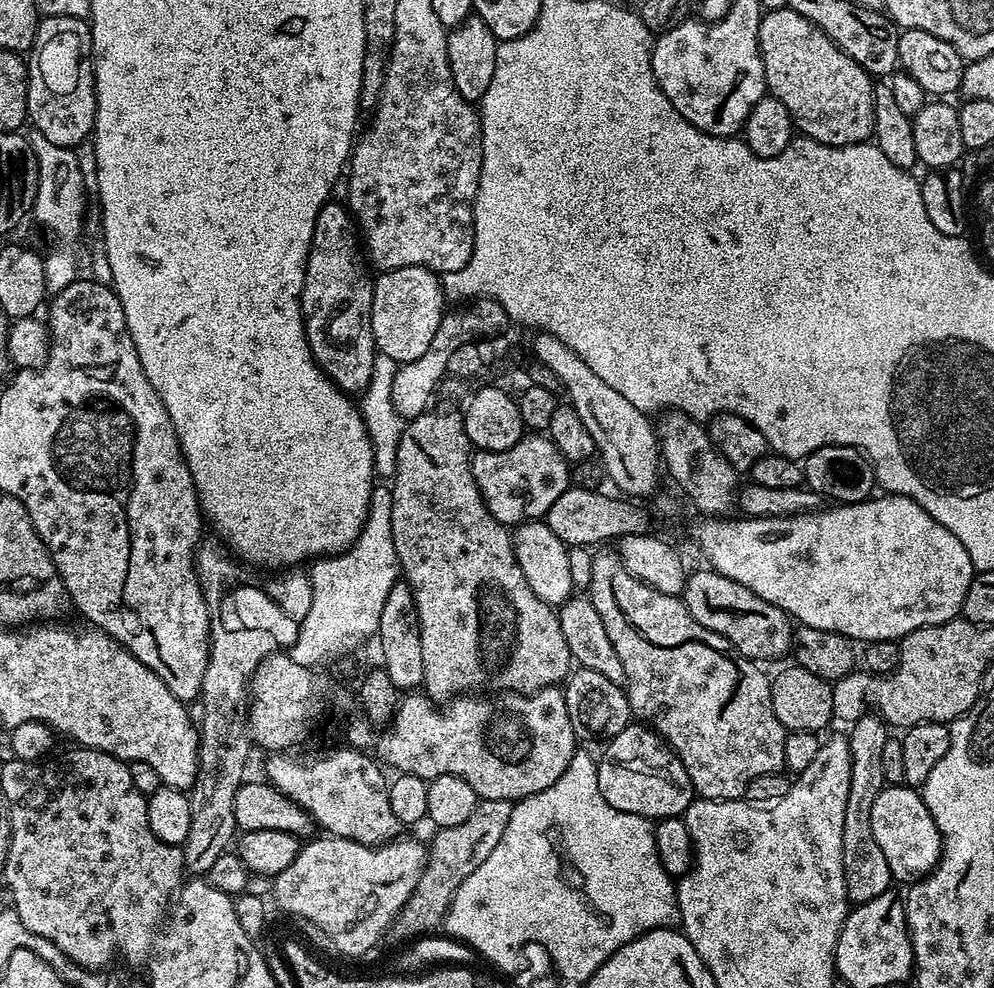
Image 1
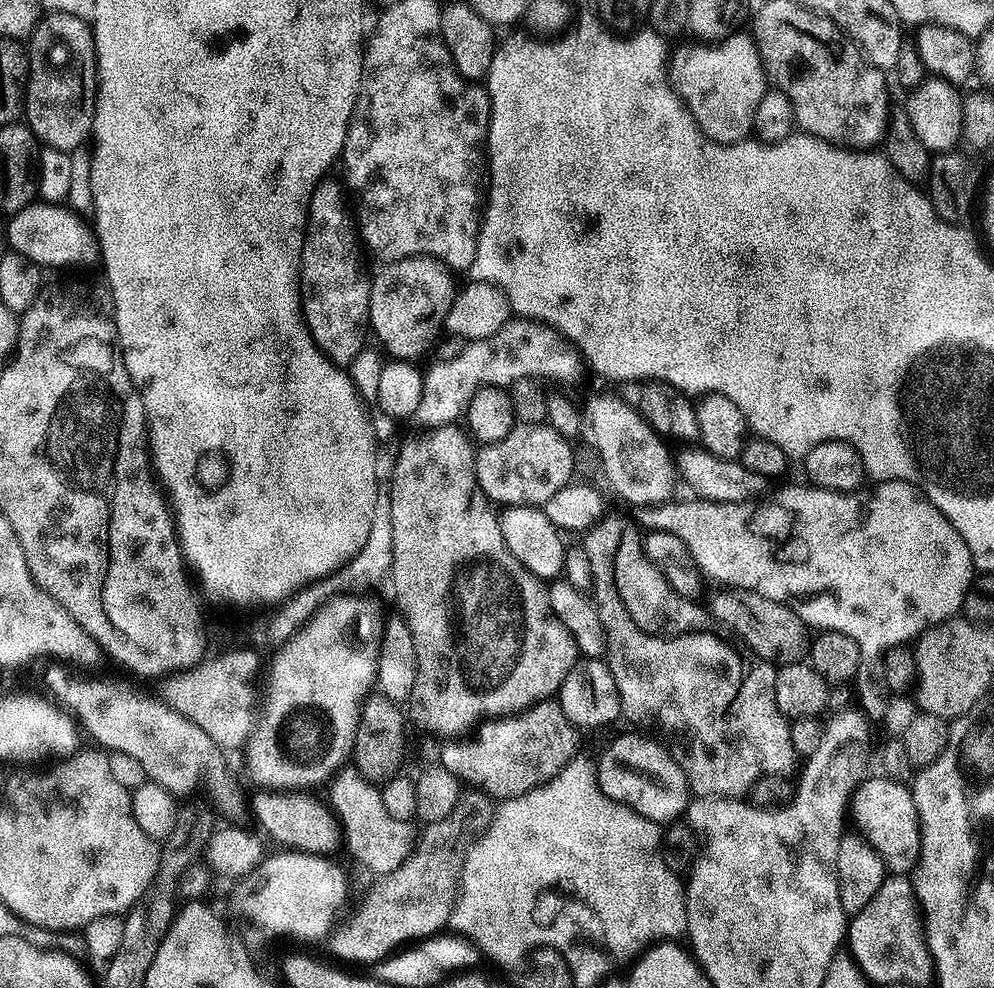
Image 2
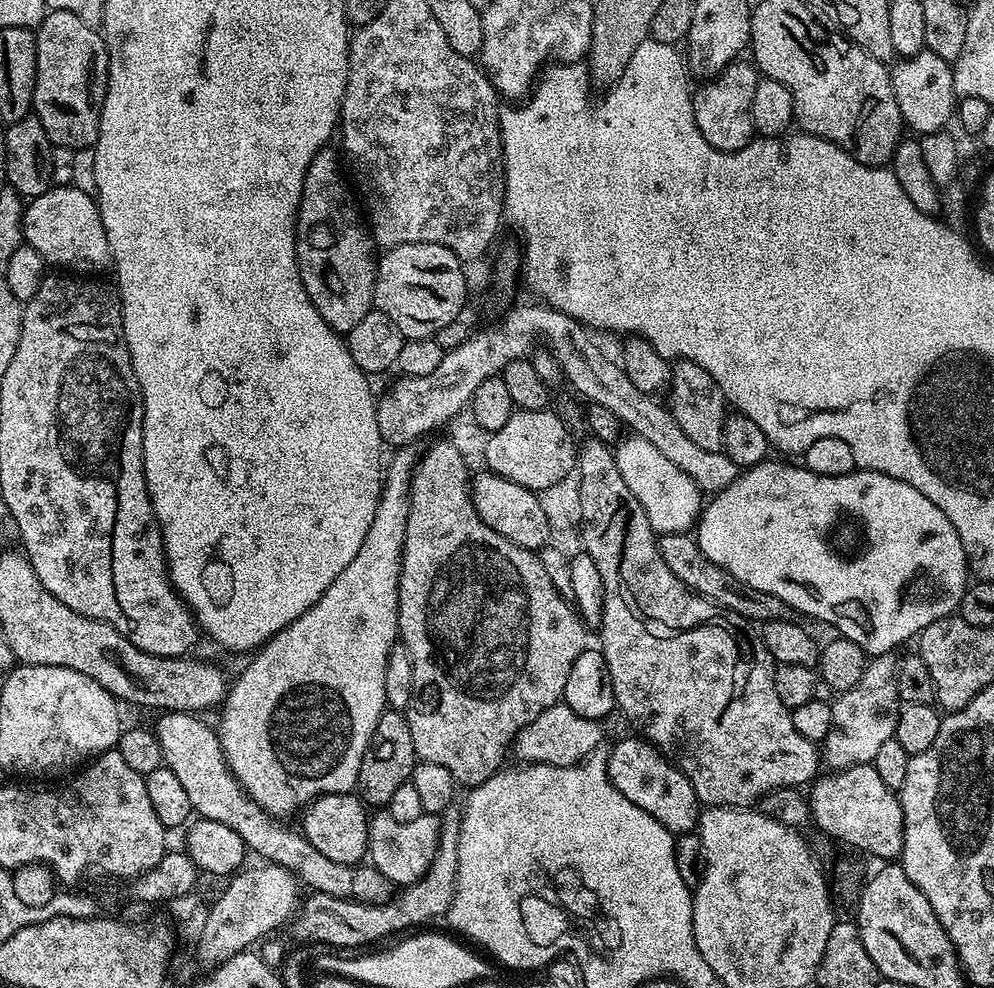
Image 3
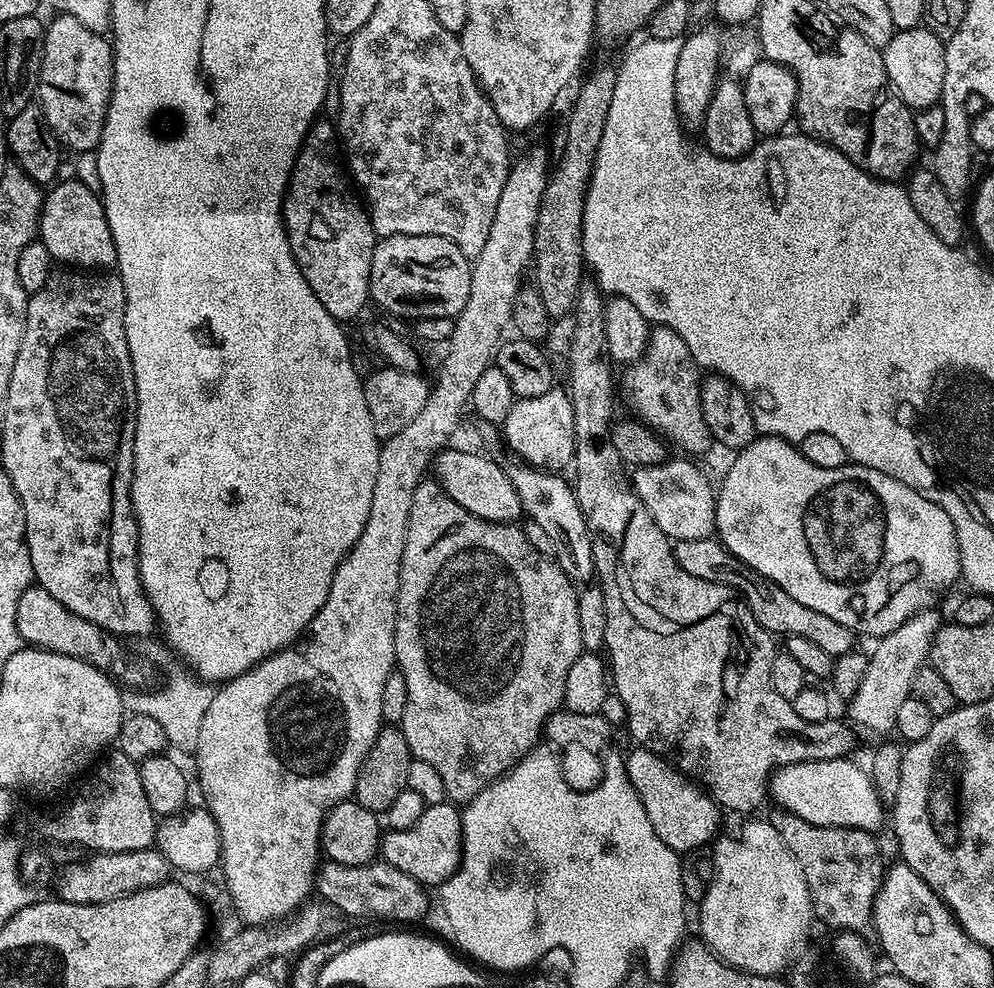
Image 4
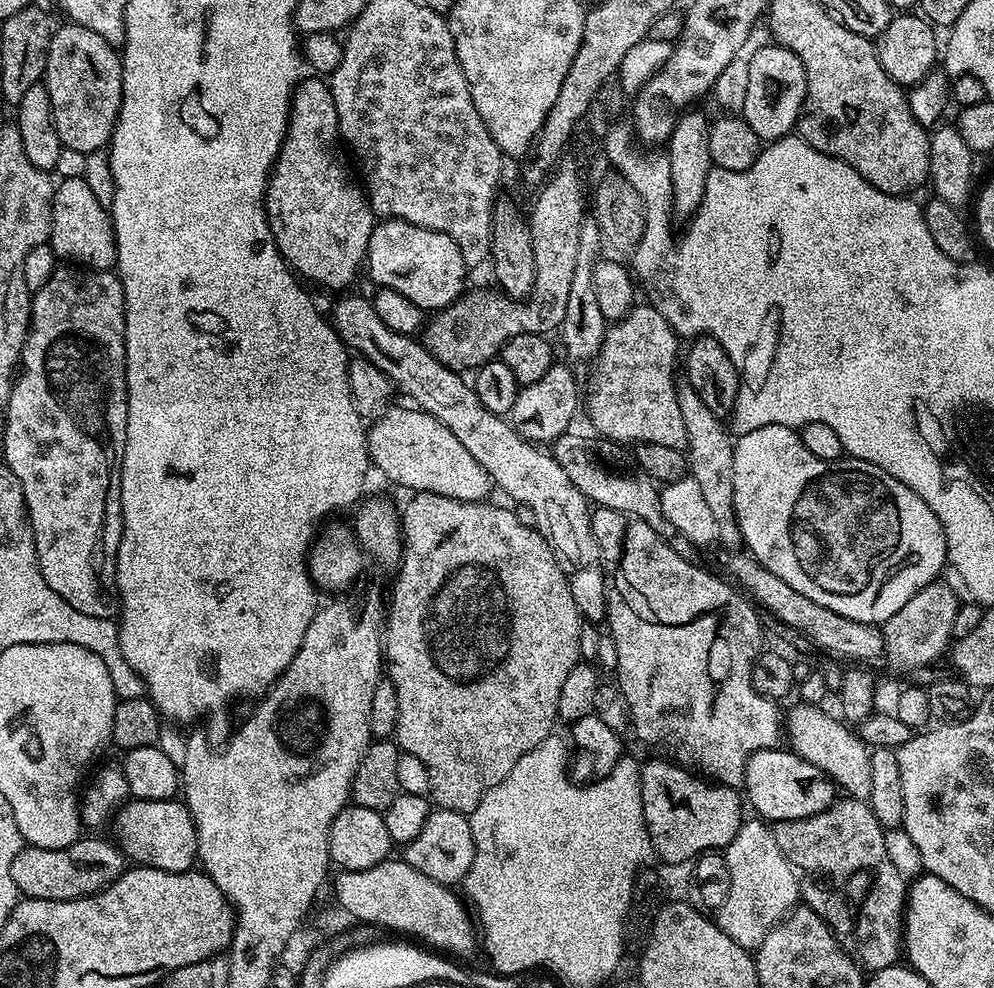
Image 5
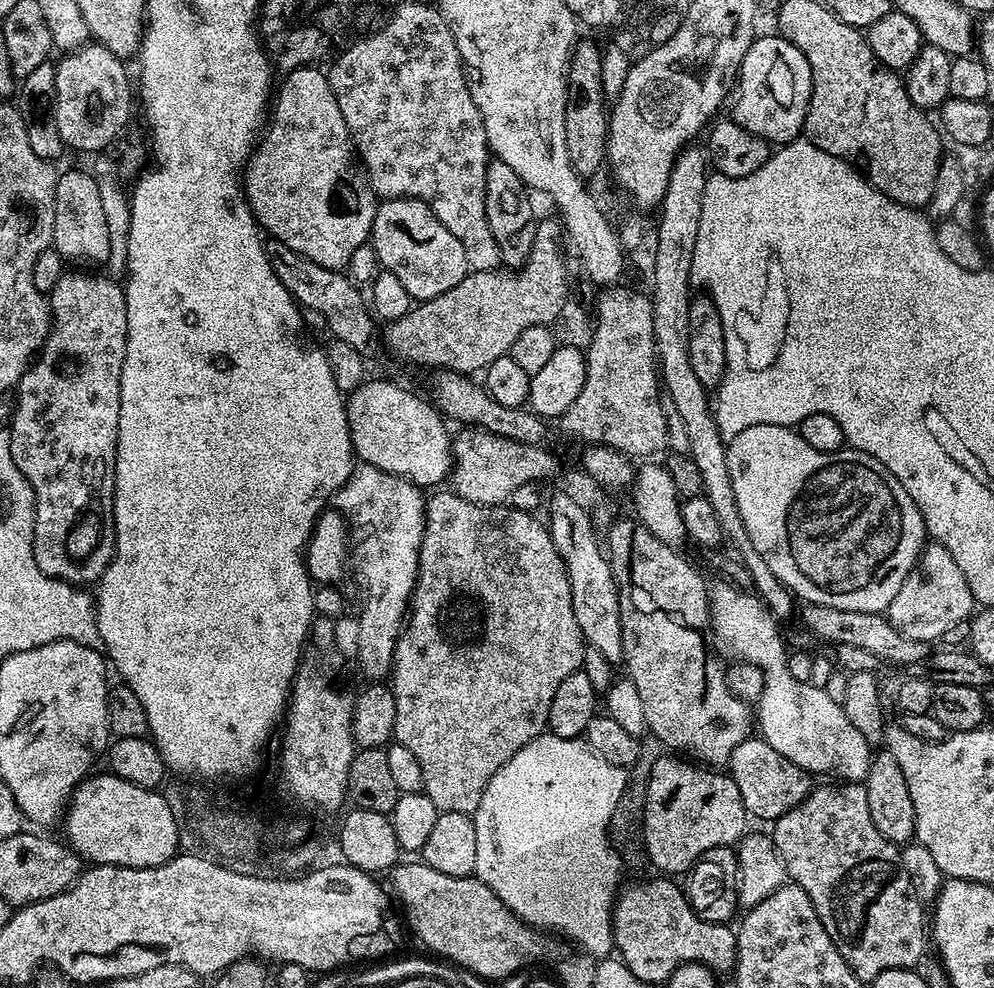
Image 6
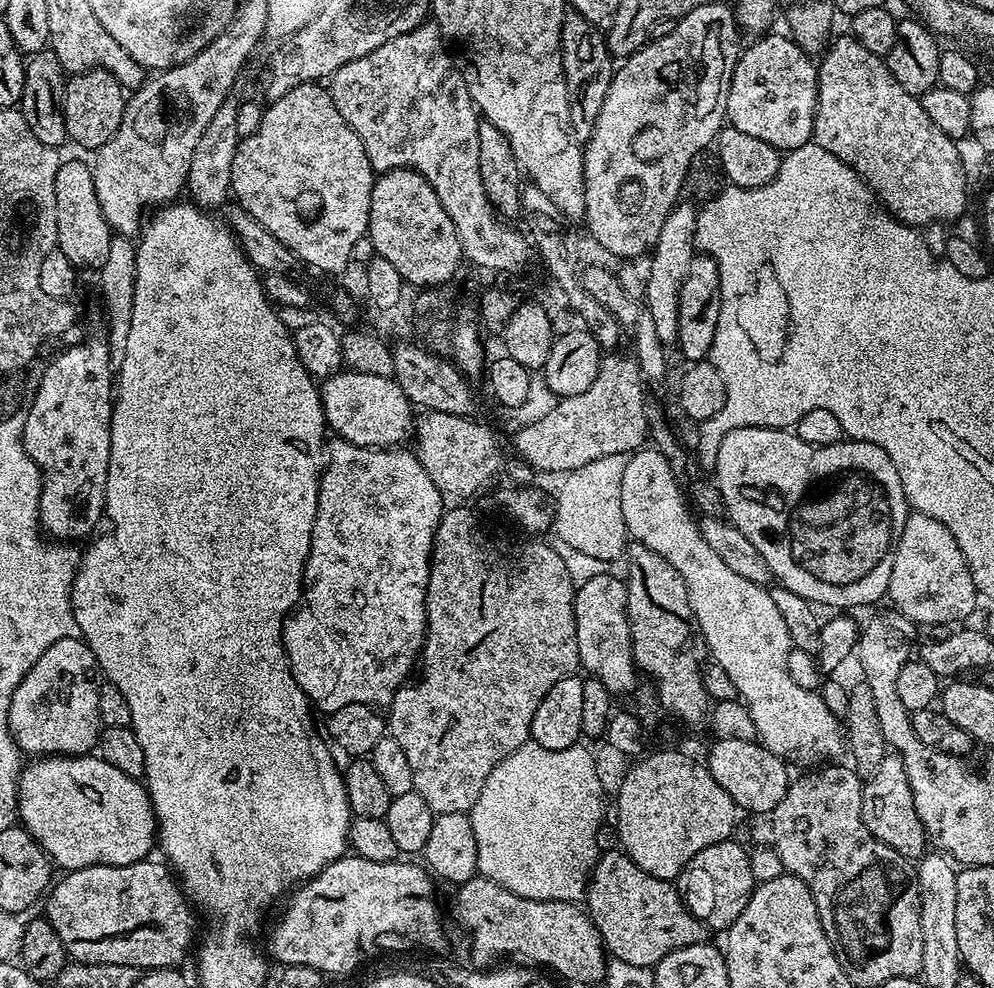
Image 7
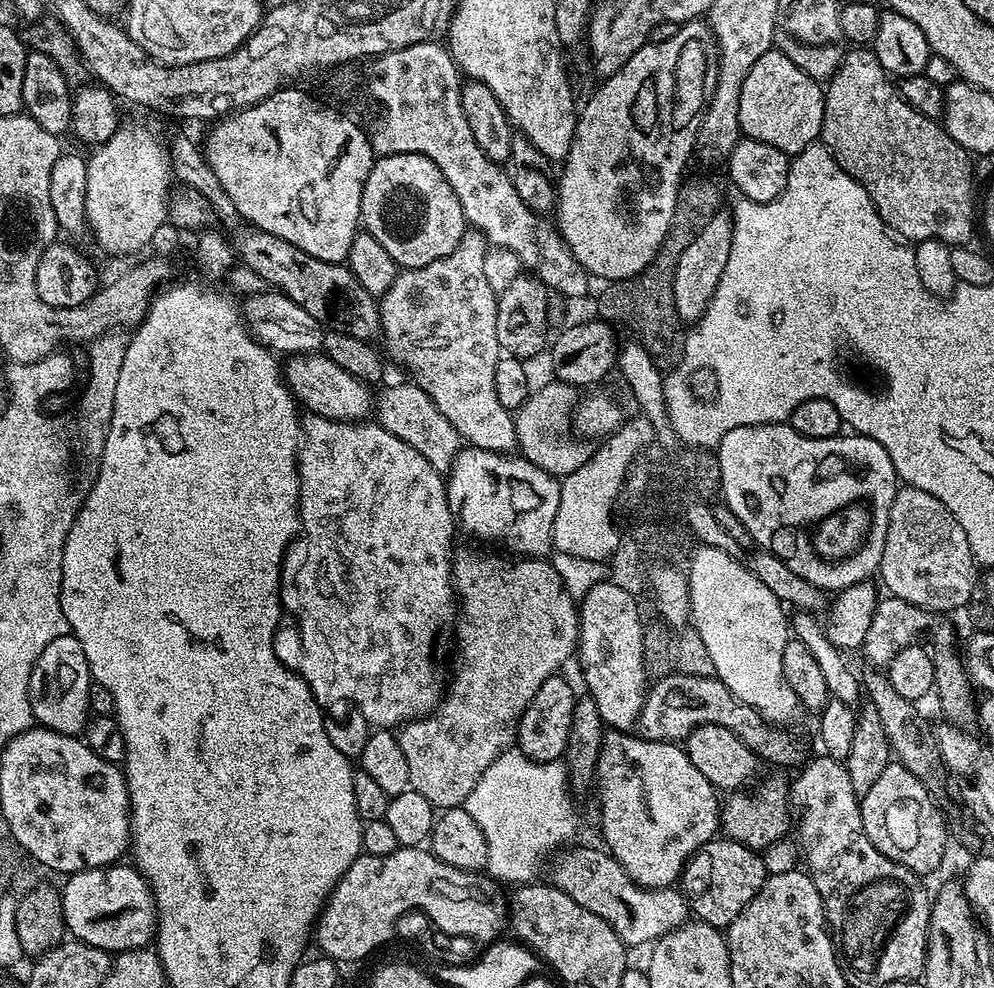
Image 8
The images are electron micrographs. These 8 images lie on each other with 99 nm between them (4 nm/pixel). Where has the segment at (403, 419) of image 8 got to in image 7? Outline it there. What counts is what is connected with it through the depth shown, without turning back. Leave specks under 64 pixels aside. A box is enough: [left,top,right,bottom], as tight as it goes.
[414,411,502,498]

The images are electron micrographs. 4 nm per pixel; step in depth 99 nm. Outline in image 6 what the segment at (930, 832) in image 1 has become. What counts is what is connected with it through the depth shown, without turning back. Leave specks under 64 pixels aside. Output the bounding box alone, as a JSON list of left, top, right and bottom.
[726,738,814,822]

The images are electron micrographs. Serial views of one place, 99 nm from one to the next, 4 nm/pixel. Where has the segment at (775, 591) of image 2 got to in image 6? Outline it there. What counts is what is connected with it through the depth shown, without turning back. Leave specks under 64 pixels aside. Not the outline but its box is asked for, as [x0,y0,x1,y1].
[726,424,926,613]

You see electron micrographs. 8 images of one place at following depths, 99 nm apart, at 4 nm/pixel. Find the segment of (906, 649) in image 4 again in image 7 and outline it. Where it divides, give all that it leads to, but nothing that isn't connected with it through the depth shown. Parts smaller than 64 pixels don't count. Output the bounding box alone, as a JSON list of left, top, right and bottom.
[887,511,978,626]

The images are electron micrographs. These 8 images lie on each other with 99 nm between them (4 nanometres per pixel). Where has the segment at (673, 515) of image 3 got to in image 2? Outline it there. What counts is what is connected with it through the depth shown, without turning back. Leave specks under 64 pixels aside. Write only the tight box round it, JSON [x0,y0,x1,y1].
[586,396,678,506]

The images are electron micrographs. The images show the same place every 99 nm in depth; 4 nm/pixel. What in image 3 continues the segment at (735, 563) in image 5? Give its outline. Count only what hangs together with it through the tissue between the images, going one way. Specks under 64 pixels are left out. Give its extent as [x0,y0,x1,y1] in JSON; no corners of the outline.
[658,532,793,622]

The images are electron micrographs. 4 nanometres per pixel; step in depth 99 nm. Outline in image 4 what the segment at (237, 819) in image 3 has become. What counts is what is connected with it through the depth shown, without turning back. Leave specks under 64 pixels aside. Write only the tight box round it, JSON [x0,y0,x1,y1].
[314,860,428,920]

